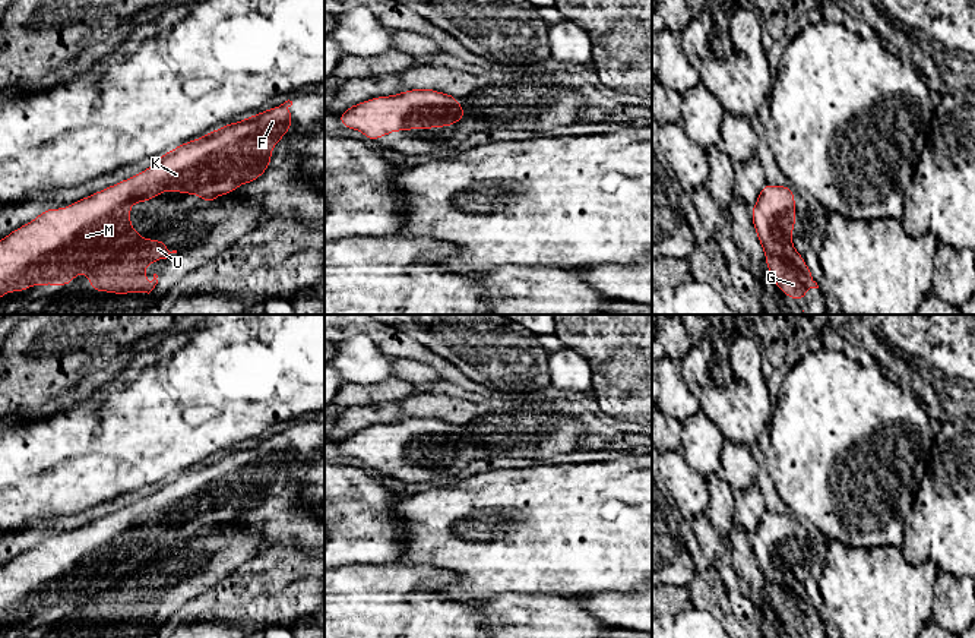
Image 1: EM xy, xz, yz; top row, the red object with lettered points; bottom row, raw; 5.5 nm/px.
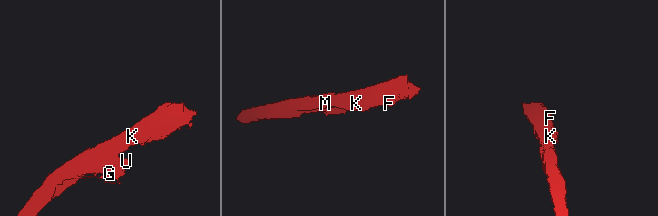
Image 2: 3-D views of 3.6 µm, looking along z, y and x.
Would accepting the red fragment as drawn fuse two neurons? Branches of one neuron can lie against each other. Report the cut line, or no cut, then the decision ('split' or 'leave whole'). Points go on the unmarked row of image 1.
no cut | leave whole

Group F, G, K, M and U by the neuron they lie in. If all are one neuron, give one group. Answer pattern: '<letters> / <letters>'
F G K M U

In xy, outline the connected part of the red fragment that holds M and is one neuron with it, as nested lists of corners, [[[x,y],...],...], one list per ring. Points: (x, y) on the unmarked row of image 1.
[[[292,429],[263,438],[246,445],[241,449],[229,451],[212,458],[200,467],[189,468],[172,478],[165,480],[145,499],[102,517],[91,524],[82,525],[63,537],[48,536],[31,550],[13,558],[0,568],[0,628],[7,619],[23,620],[32,613],[64,613],[69,615],[77,600],[88,601],[92,619],[105,619],[126,623],[127,620],[151,620],[158,612],[158,603],[146,610],[143,596],[159,587],[167,587],[171,581],[165,568],[143,566],[130,550],[130,533],[149,530],[161,519],[181,519],[184,522],[200,522],[203,531],[213,531],[218,522],[229,522],[244,511],[253,511],[268,499],[272,486],[272,476],[284,467],[287,458],[292,458],[292,442],[287,438]]]

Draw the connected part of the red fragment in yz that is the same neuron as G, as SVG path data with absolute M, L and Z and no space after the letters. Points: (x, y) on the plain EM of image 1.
M766 511L750 541L776 615L801 632L805 619L819 613L791 569L797 550L794 515Z

